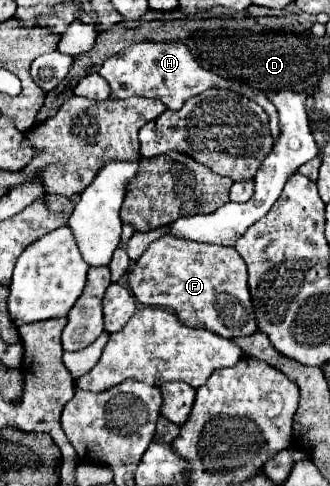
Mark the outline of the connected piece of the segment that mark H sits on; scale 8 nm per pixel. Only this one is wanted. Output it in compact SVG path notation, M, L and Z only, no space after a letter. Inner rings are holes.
M137 41L129 47L125 47L121 53L109 57L105 61L105 65L101 65L99 75L109 83L111 87L111 95L117 99L127 99L131 95L145 95L145 97L155 97L161 99L169 109L179 111L183 107L183 103L197 95L203 93L209 87L227 87L233 91L243 91L243 95L251 97L255 103L259 103L267 115L269 115L269 123L271 123L271 135L273 139L279 137L279 123L277 123L277 111L275 107L267 101L267 97L263 97L261 93L255 95L249 87L241 87L233 81L221 79L219 75L205 71L189 53L185 43L175 43L175 41Z

